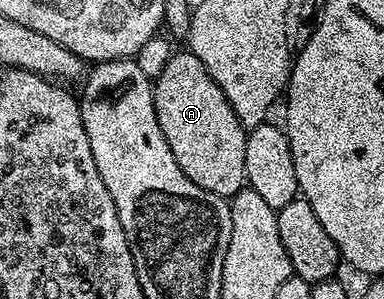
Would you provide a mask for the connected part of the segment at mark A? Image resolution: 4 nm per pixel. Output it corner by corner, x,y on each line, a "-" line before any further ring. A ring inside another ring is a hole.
190,52
172,53
170,60
161,68
161,72
153,80
155,92
155,111
157,124
161,124
161,132
165,132
165,140
169,140
169,152
173,152
173,160
181,164
181,172
193,180
193,184
201,184
209,192
219,194
230,200
237,191
244,189
247,181
245,172
245,144
248,131
237,120
237,112
229,104
225,92
209,76
205,64

